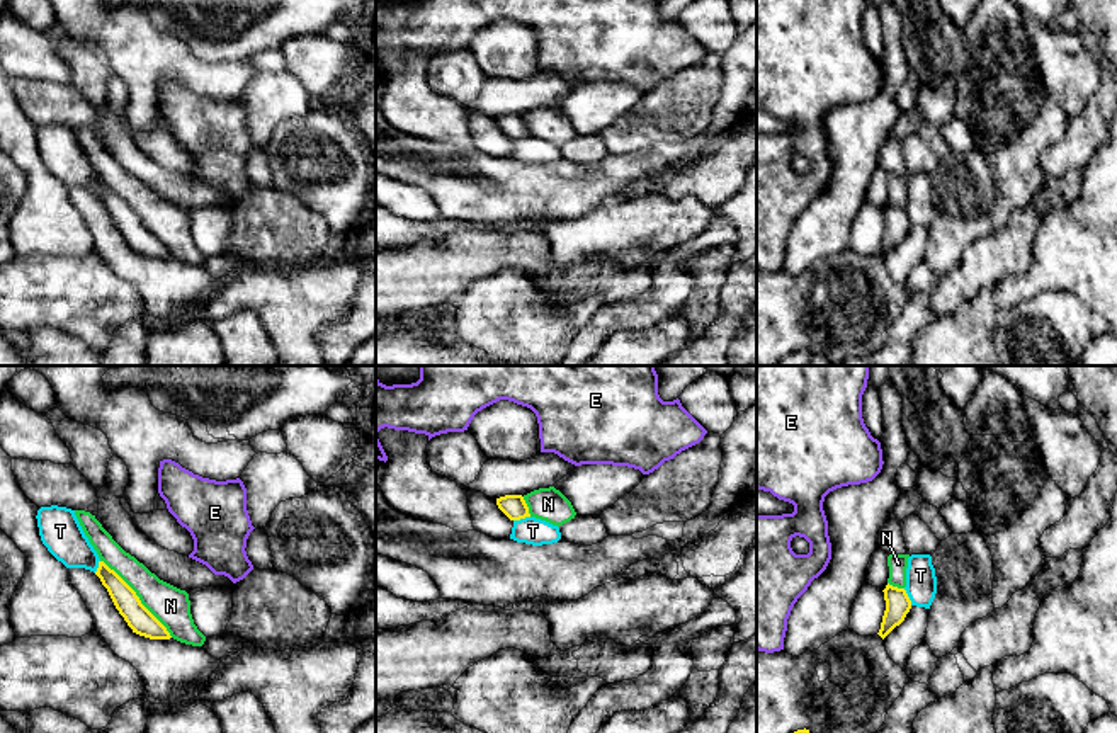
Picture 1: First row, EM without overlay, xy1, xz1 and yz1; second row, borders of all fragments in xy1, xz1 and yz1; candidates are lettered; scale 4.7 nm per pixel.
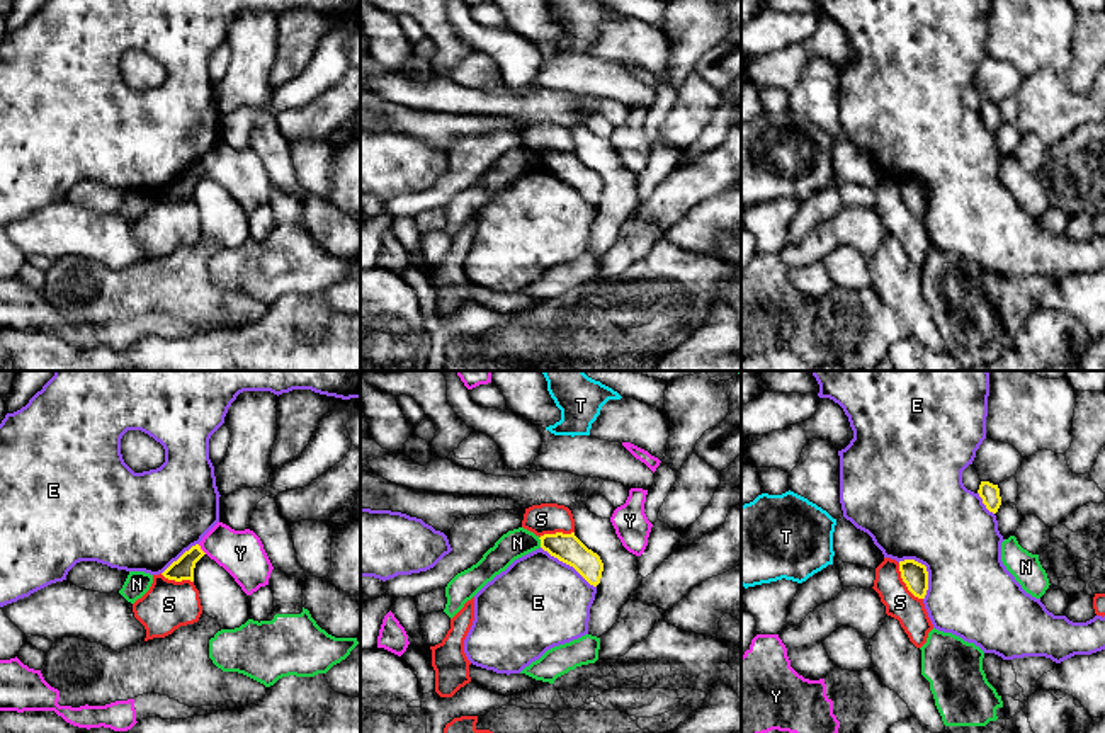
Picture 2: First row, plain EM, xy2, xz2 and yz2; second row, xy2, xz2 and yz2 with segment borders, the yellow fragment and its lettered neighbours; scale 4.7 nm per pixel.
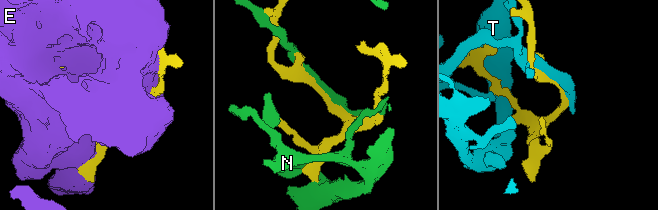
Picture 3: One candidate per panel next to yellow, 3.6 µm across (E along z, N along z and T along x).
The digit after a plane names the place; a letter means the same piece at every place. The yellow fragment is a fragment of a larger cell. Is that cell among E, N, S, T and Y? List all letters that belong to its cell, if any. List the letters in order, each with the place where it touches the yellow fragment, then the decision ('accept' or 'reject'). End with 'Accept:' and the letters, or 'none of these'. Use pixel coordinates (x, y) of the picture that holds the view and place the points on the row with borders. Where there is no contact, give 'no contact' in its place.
E: contact yz2 (925, 570); reject
N: contact xy1 (138, 597); accept
S: contact yz2 (905, 582); reject
T: contact xz1 (521, 517); reject
Y: contact xy2 (201, 550); reject
Accept: N

